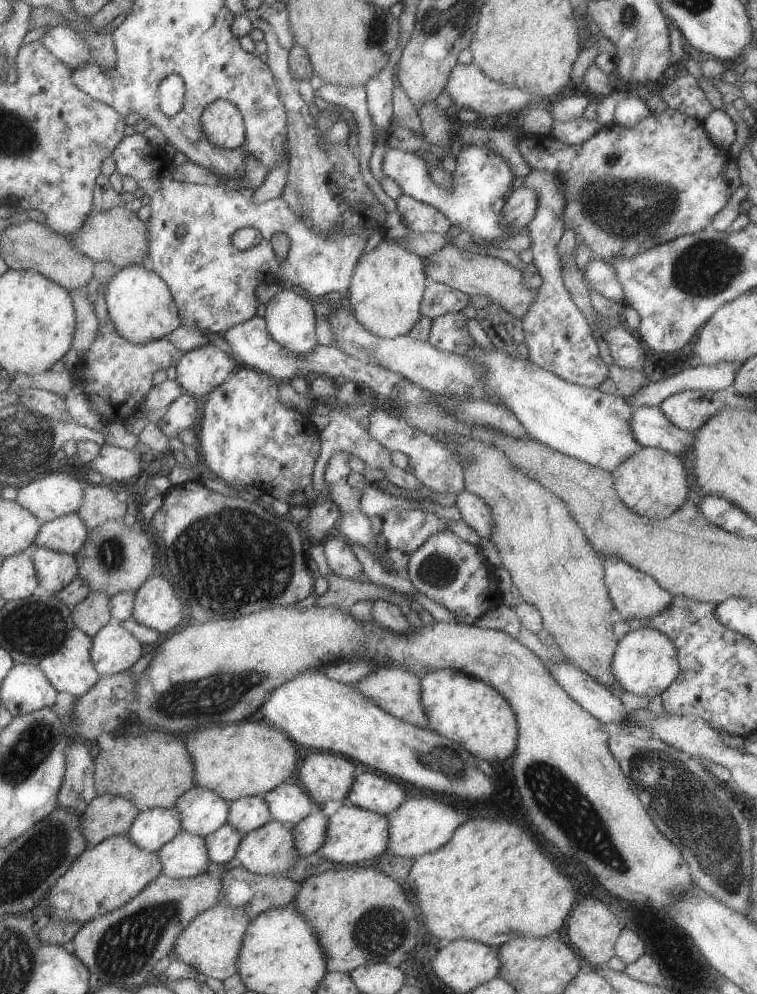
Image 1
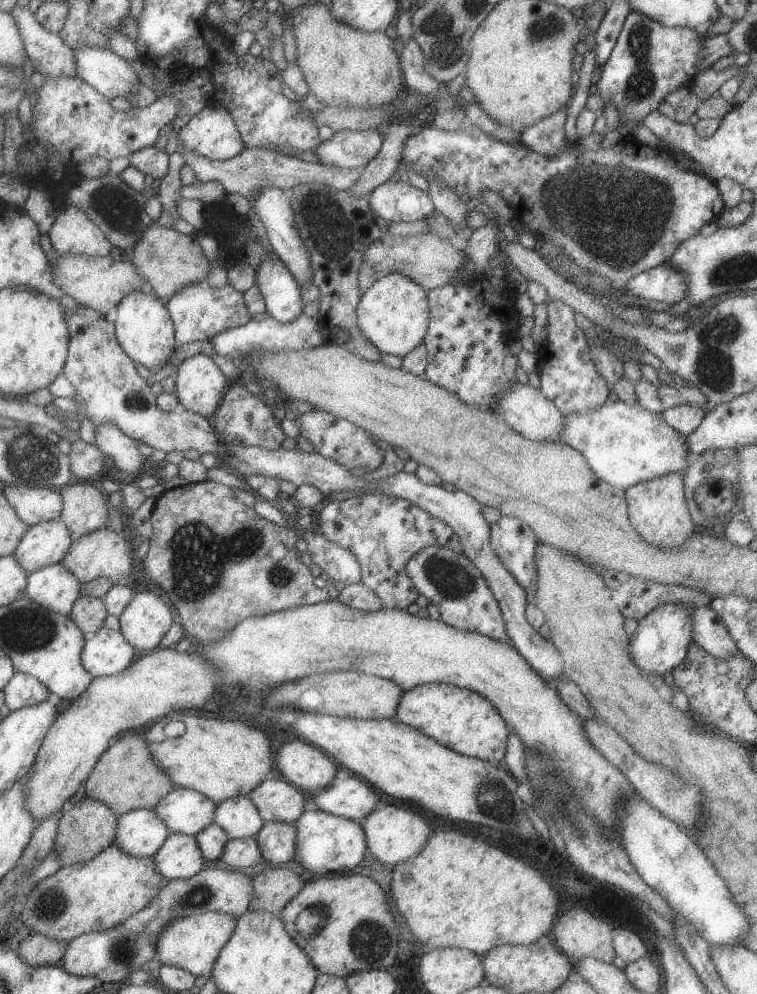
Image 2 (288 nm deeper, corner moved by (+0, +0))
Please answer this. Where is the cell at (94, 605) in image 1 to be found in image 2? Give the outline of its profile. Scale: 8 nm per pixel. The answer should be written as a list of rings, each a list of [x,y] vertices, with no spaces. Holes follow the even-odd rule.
[[[81,596],[73,602],[69,618],[75,622],[75,626],[91,638],[99,628],[103,628],[103,620],[107,618],[107,608],[101,598],[91,598],[91,596]]]

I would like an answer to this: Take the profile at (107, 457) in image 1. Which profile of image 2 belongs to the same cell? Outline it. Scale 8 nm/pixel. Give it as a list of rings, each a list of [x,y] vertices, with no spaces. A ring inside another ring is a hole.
[[[83,440],[73,442],[71,452],[67,454],[67,464],[69,470],[73,472],[73,480],[89,482],[89,478],[103,468],[103,458],[105,454],[101,452],[101,448],[87,444]]]

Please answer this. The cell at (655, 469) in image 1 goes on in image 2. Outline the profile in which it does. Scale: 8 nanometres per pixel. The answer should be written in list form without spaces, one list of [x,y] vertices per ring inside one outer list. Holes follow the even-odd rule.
[[[679,472],[663,474],[659,478],[637,482],[625,490],[627,500],[627,514],[637,530],[637,534],[651,546],[673,548],[683,544],[693,534],[693,518],[689,514],[689,506],[685,500],[685,476]]]

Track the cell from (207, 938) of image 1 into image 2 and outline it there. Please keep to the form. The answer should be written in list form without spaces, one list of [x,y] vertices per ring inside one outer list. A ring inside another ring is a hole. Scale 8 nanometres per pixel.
[[[207,912],[201,916],[173,920],[161,930],[161,934],[157,938],[157,944],[155,944],[157,958],[163,966],[177,966],[177,968],[191,972],[193,976],[211,978],[217,956],[219,956],[221,948],[227,944],[227,940],[231,938],[231,934],[235,932],[235,926],[237,926],[235,916],[219,914],[219,912]]]

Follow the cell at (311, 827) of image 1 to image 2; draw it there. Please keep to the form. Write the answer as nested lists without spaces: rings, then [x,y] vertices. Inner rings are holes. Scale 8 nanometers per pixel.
[[[265,822],[255,836],[261,856],[265,862],[281,864],[295,858],[297,850],[297,830],[293,824]]]

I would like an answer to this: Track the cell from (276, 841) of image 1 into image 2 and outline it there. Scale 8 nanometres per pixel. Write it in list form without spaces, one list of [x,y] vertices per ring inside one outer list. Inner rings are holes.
[[[239,838],[239,840],[229,840],[225,844],[225,850],[221,854],[221,862],[231,866],[233,870],[243,870],[247,866],[255,866],[261,862],[261,850],[255,838]]]

